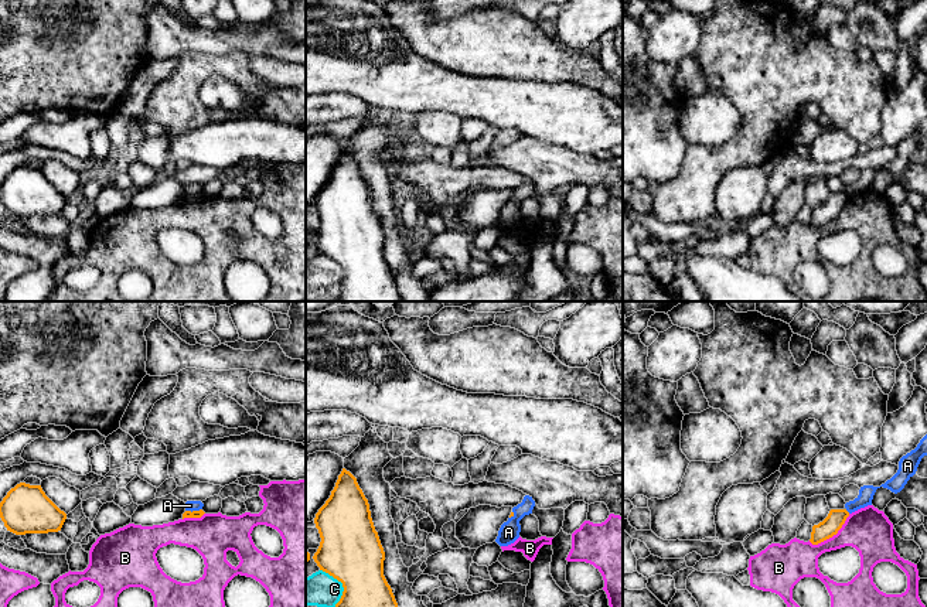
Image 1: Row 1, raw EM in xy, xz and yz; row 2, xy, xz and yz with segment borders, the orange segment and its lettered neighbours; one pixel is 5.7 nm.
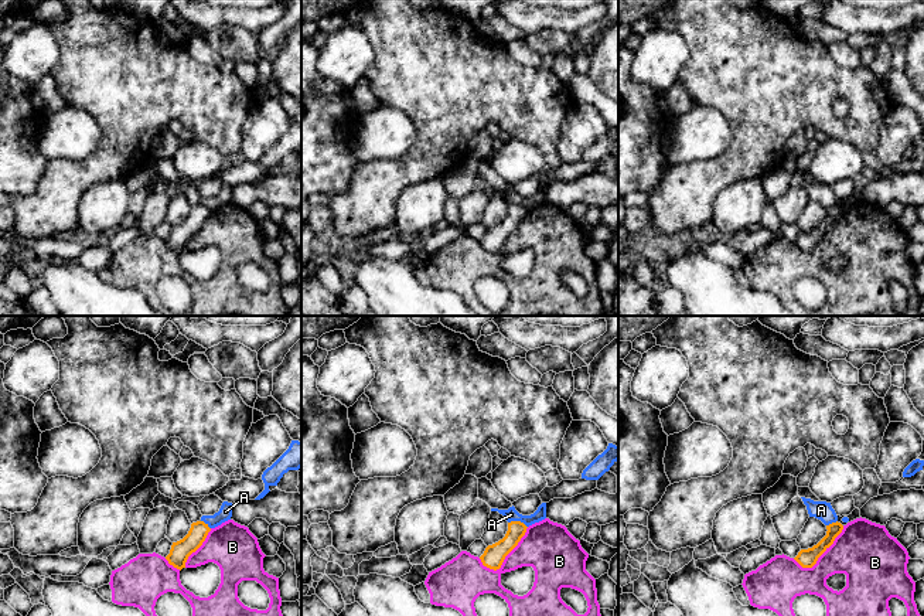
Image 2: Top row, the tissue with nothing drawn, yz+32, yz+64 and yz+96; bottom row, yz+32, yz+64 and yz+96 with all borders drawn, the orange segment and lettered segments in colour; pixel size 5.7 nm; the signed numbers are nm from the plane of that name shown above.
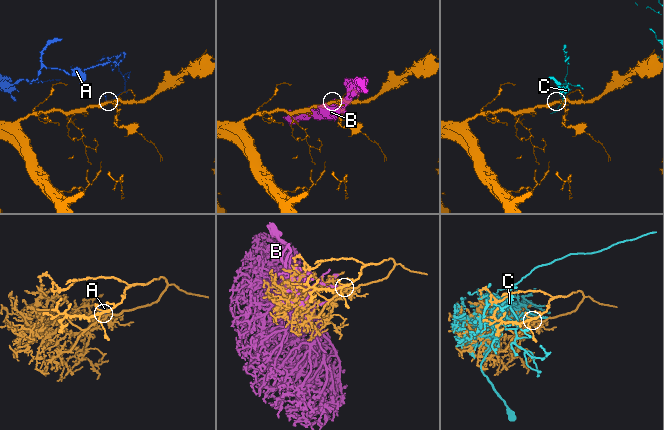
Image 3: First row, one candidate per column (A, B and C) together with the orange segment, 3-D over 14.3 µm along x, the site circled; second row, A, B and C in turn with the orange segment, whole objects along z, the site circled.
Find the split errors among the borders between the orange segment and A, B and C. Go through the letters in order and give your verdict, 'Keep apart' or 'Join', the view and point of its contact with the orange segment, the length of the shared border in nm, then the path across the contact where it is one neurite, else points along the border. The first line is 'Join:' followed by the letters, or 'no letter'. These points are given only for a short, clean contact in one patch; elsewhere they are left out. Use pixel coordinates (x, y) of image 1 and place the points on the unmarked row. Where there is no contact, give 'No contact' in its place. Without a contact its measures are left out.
Join: no letter
A: Keep apart. Touches orange at xy (193, 194). Shared border 100 nm. Boundary: xy (201, 191), (186, 194)
B: Keep apart. Touches orange at yz (831, 220). Shared border 280 nm
C: Keep apart. Touches orange at xz (343, 268). Shared border 240 nm

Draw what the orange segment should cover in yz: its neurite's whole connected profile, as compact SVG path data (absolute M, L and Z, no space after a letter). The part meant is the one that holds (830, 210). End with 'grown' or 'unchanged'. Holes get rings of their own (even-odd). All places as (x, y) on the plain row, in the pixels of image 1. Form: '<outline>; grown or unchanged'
M831 192L822 205L812 209L810 225L818 228L832 221L842 211L848 200L849 195L846 192Z; unchanged

